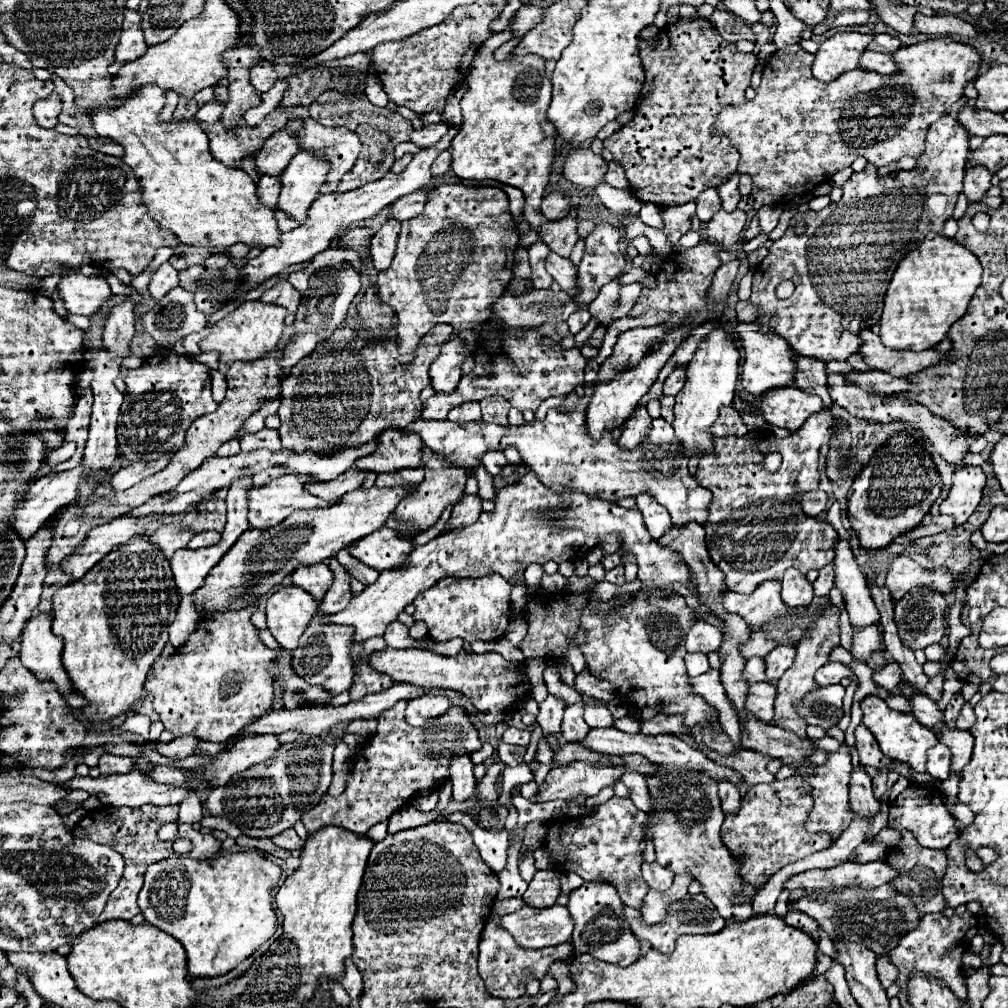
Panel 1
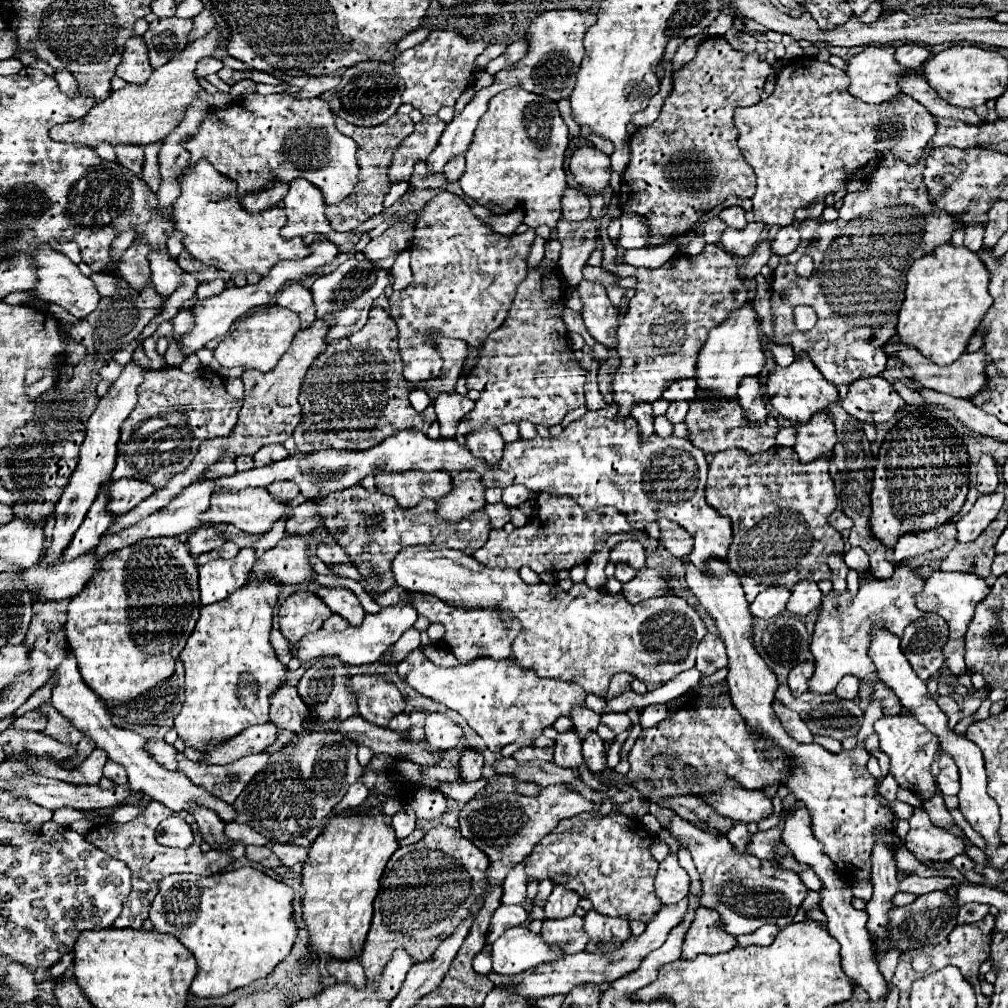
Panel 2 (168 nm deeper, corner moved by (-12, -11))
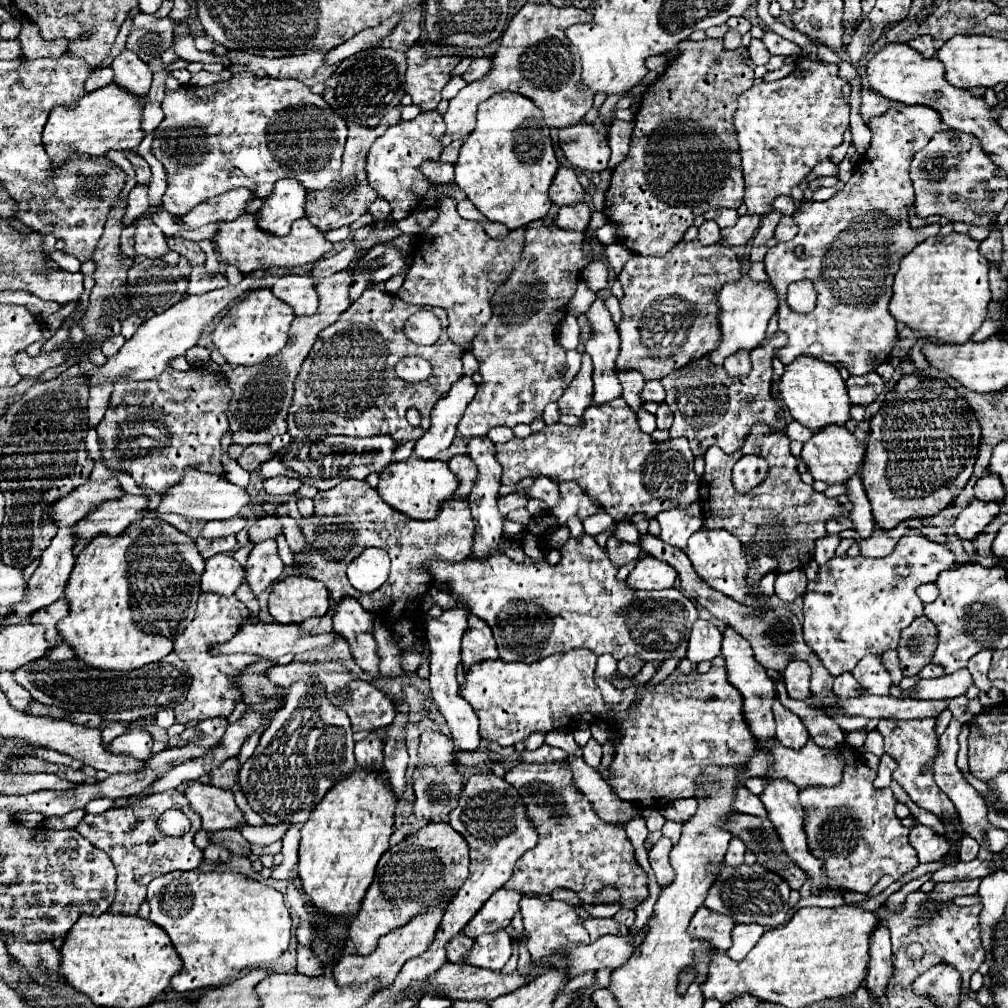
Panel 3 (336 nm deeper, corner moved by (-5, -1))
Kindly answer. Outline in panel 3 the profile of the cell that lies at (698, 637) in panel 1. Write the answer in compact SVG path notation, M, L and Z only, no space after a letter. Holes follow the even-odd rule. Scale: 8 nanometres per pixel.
M697 619L691 627L687 659L693 663L711 661L713 657L721 655L721 631L705 619Z

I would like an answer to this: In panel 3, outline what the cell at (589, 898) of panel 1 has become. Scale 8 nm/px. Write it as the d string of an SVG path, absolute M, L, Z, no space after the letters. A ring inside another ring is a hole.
M587 919L585 929L589 931L591 941L597 941L603 935L625 935L625 933L629 933L627 927L615 923L613 919Z

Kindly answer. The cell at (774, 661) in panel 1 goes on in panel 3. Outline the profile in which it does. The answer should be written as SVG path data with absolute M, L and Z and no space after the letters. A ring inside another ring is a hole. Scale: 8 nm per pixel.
M791 661L787 665L787 669L783 671L783 679L791 699L805 701L811 697L809 677L811 677L811 667L807 665L807 661Z

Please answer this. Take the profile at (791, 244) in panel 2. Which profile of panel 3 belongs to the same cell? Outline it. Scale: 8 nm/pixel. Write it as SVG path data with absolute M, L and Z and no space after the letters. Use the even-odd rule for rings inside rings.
M783 217L775 229L775 239L777 241L791 241L797 235L797 225L793 217Z

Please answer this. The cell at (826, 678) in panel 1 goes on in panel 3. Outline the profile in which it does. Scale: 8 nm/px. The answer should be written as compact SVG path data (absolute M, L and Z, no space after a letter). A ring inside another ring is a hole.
M843 673L843 675L835 677L833 693L841 699L851 699L851 697L857 697L861 693L861 685L855 681L855 677L851 673Z

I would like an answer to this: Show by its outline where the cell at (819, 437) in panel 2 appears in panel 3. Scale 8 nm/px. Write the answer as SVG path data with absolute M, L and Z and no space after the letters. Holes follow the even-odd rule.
M821 429L821 433L813 433L813 437L805 443L801 459L805 461L813 479L825 481L827 485L845 485L853 475L859 473L865 461L865 447L847 429Z

